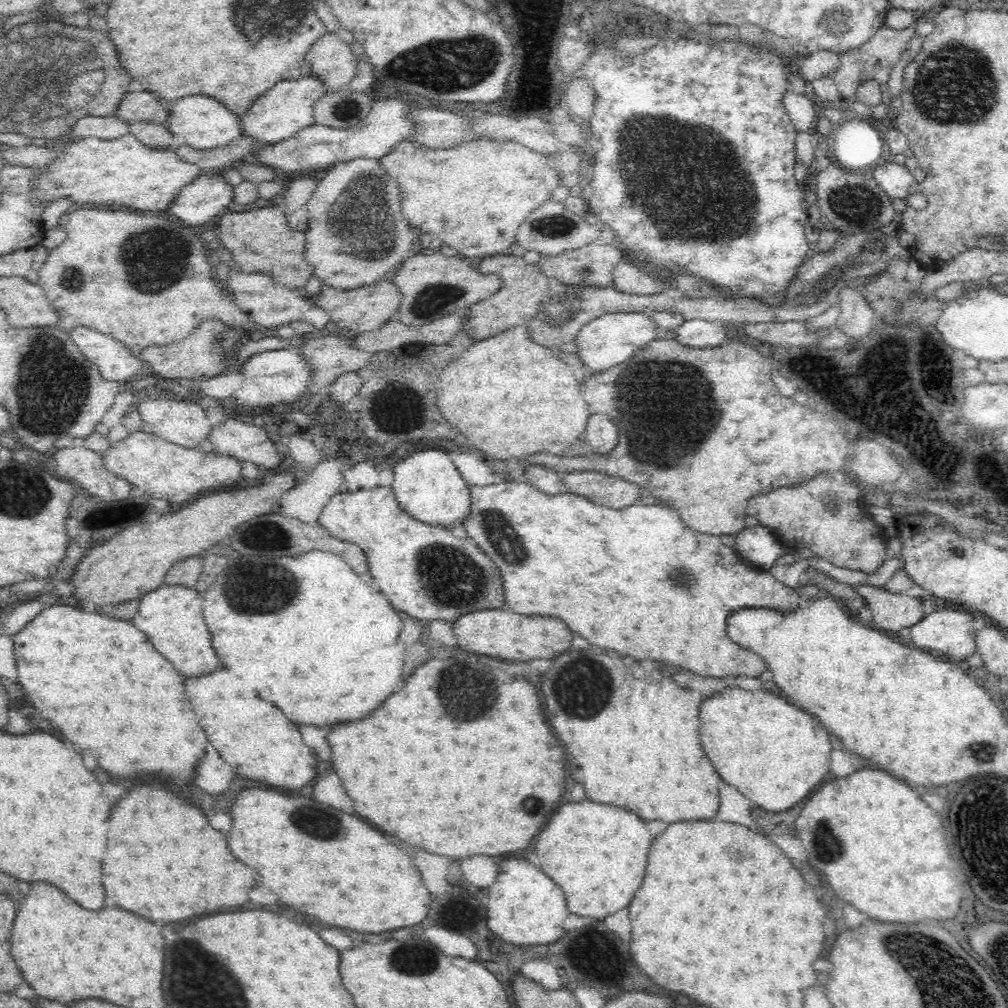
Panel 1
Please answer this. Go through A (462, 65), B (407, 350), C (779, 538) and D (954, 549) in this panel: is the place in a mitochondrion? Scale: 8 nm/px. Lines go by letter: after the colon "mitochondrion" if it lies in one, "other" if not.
A: mitochondrion
B: other
C: other
D: mitochondrion

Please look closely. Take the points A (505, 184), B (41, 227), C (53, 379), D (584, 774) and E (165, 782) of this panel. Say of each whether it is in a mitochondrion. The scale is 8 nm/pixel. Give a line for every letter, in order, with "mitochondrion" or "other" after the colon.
A: other
B: other
C: mitochondrion
D: other
E: other

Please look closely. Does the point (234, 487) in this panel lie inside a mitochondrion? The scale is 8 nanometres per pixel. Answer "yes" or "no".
no

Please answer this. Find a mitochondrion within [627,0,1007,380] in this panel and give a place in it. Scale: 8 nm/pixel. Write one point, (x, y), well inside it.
(957, 81)

